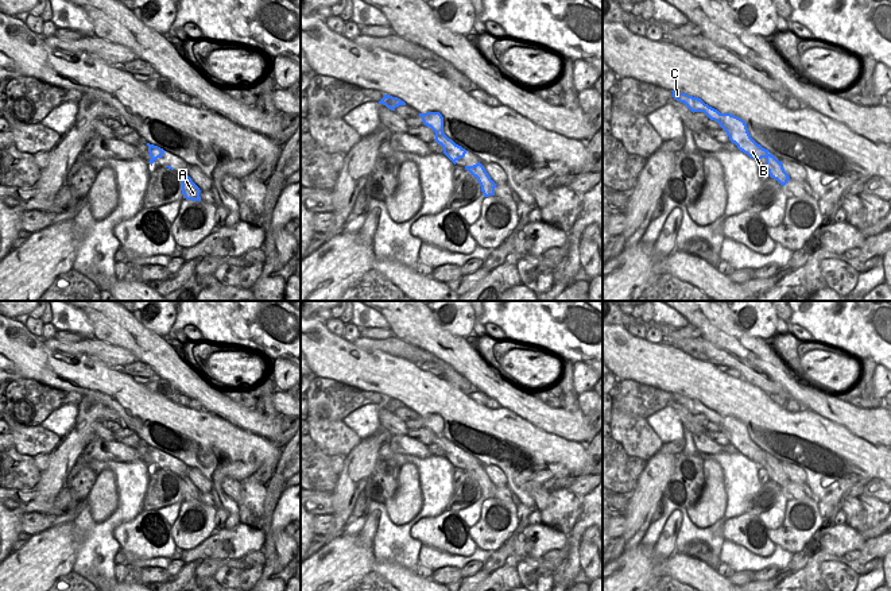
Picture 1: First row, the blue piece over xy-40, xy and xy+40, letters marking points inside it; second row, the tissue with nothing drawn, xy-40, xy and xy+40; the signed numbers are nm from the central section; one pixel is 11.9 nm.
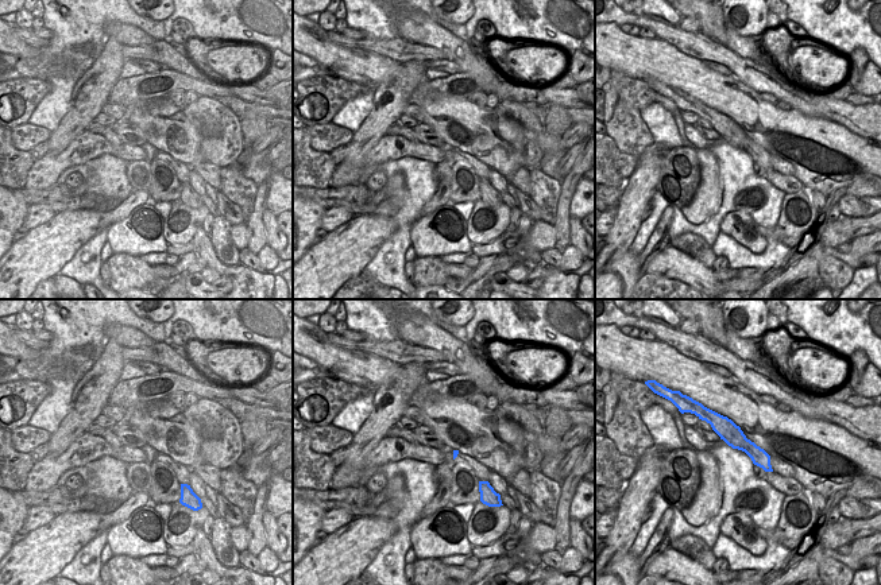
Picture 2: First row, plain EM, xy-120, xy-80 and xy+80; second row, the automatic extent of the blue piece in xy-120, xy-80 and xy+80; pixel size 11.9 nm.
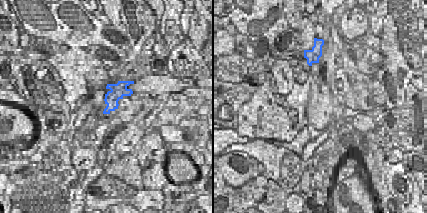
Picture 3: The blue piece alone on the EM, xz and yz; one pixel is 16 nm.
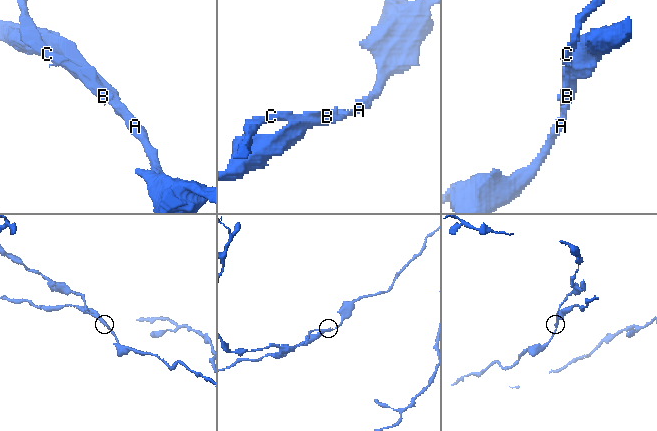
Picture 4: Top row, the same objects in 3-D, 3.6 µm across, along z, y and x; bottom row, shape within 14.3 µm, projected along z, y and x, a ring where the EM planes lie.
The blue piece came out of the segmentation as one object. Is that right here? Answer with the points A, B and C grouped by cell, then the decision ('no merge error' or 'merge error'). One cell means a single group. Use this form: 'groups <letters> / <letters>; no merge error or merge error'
groups A B / C; merge error

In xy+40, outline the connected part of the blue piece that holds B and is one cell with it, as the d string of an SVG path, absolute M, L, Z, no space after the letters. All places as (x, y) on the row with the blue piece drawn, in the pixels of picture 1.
M731 113L725 115L725 119L718 120L718 124L727 132L729 140L735 143L740 151L743 151L756 162L764 158L766 169L768 170L770 177L785 186L790 177L785 171L782 162L779 162L775 155L771 155L768 150L763 148L751 138L747 124L743 119Z

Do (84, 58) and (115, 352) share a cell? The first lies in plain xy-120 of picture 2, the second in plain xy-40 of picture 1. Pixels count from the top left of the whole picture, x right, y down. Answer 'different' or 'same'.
same

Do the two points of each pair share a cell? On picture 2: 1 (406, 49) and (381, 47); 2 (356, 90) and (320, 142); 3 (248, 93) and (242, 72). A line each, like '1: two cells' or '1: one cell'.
1: one cell
2: one cell
3: two cells

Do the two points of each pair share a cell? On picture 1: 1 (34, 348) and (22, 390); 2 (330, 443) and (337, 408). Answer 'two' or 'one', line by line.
1: two
2: one

